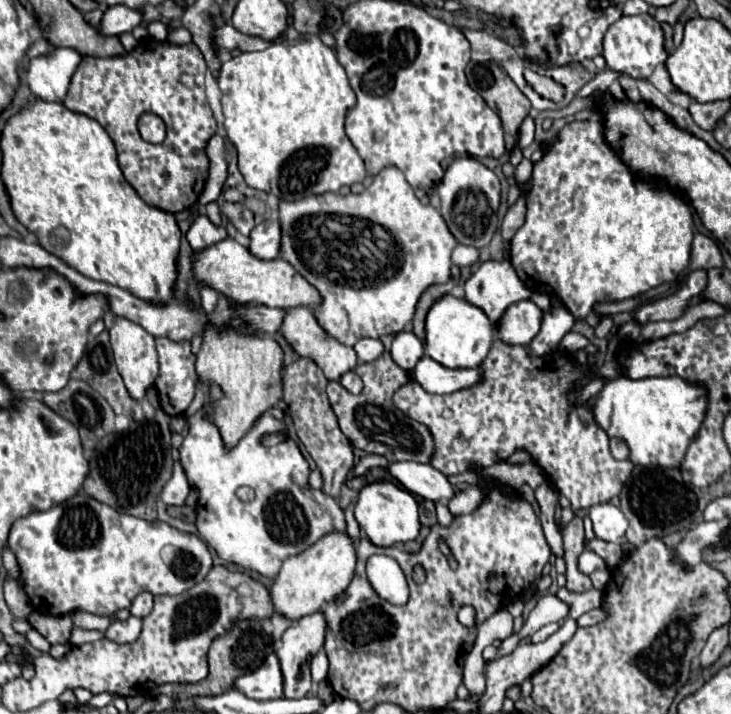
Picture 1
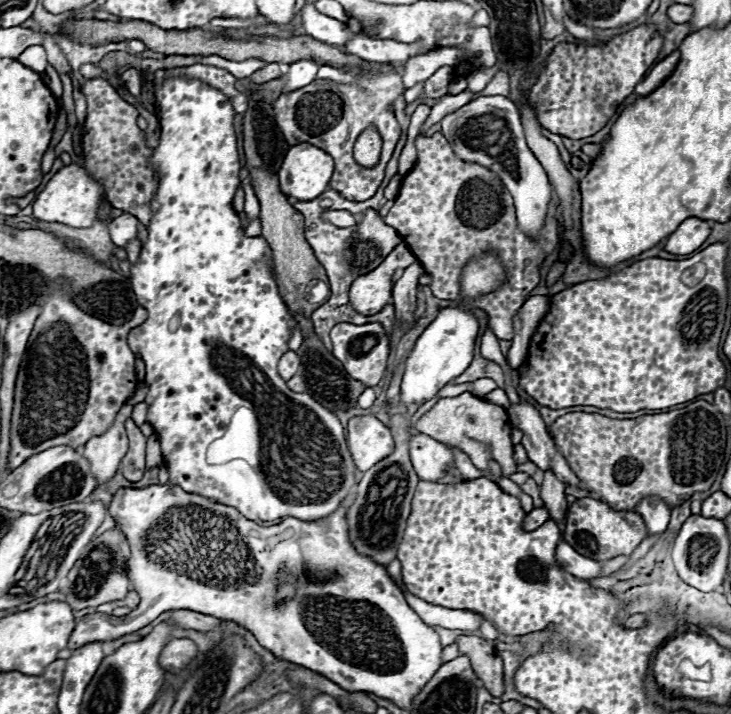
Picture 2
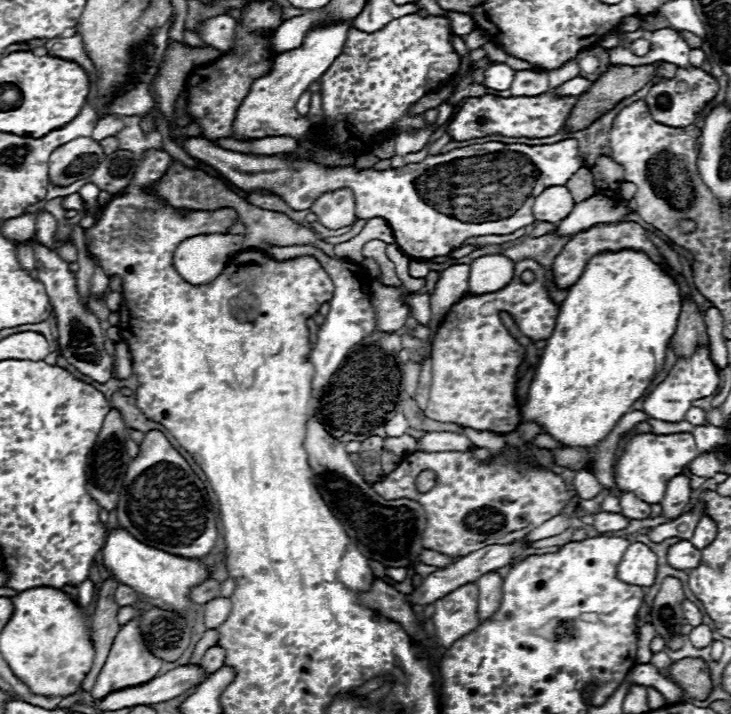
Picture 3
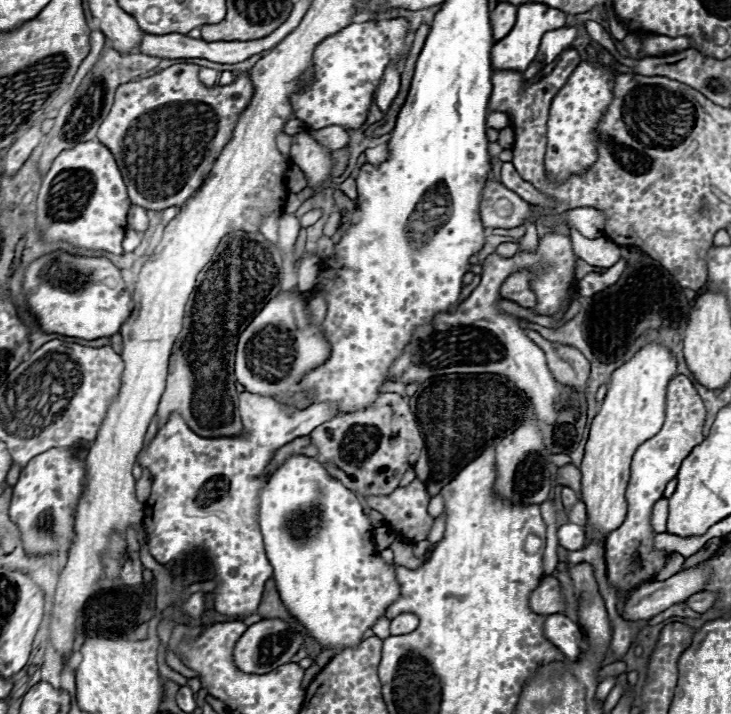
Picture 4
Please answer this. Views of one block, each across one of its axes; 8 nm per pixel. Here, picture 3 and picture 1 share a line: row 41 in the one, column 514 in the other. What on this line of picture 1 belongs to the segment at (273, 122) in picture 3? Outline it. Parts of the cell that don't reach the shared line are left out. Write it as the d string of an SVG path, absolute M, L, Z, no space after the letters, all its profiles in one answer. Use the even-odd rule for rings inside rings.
M532 300L512 304L498 324L498 338L512 346L528 346L530 340L540 332L542 310Z

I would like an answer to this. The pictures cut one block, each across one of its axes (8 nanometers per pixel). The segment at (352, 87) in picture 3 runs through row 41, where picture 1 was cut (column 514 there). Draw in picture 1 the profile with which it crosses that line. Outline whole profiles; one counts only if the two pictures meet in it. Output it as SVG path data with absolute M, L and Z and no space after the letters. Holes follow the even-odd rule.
M496 338L490 354L482 362L482 368L486 372L486 384L478 384L478 388L472 390L466 388L462 392L436 396L426 392L416 380L410 380L394 392L394 406L412 420L426 424L432 432L434 456L430 464L436 470L440 470L444 476L452 476L466 472L472 464L488 468L494 462L512 456L514 450L524 448L532 454L534 462L542 468L556 490L570 500L571 505L562 510L558 523L560 532L575 517L578 508L592 508L620 494L632 474L634 464L630 460L614 460L608 448L608 436L602 432L602 428L598 428L598 424L594 424L592 412L572 406L568 390L574 388L574 384L584 386L588 380L582 378L580 368L574 364L574 360L570 360L570 356L566 356L566 352L554 352L554 356L538 356L538 360L530 360L530 356L526 356L526 348L514 348Z

